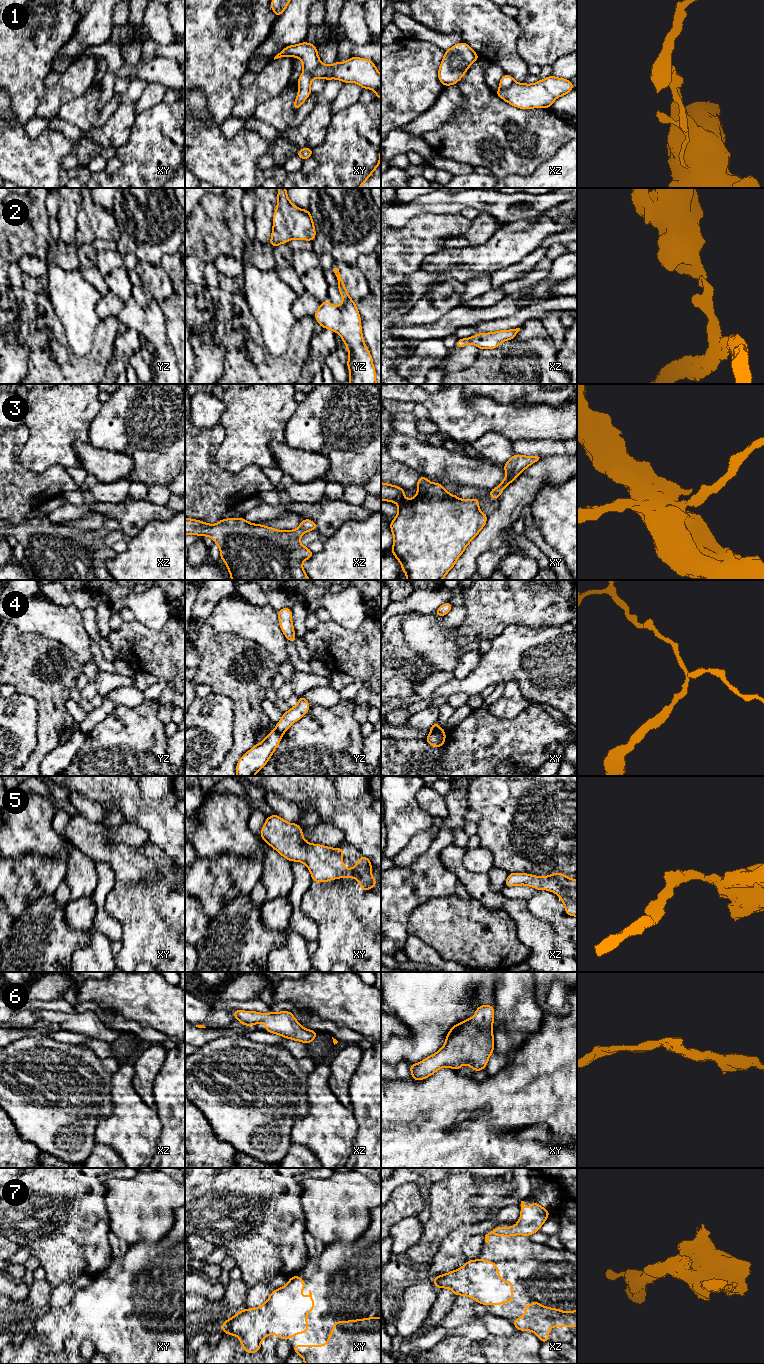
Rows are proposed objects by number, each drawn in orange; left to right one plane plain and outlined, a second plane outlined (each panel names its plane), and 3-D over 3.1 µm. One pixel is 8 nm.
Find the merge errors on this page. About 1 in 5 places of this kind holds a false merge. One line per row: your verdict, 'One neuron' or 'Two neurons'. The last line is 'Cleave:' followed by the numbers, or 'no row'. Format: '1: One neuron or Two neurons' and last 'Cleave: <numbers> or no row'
1: Two neurons
2: One neuron
3: One neuron
4: Two neurons
5: One neuron
6: One neuron
7: One neuron
Cleave: 1, 4

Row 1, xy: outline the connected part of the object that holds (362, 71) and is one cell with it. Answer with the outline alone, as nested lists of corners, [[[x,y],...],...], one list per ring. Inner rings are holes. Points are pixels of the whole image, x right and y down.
[[[351,57],[343,63],[336,61],[332,65],[325,65],[322,62],[312,73],[314,78],[325,80],[338,79],[344,83],[357,83],[363,89],[372,89],[376,92],[376,99],[381,99],[381,75],[375,63],[360,57]]]

